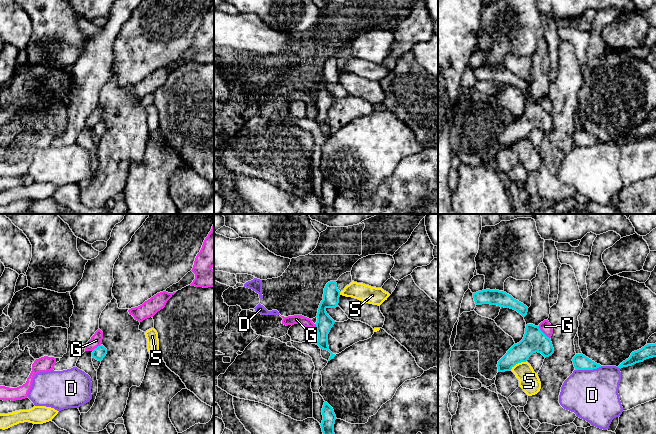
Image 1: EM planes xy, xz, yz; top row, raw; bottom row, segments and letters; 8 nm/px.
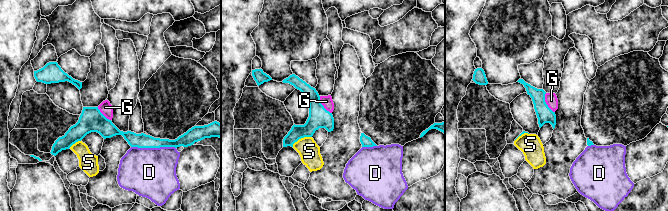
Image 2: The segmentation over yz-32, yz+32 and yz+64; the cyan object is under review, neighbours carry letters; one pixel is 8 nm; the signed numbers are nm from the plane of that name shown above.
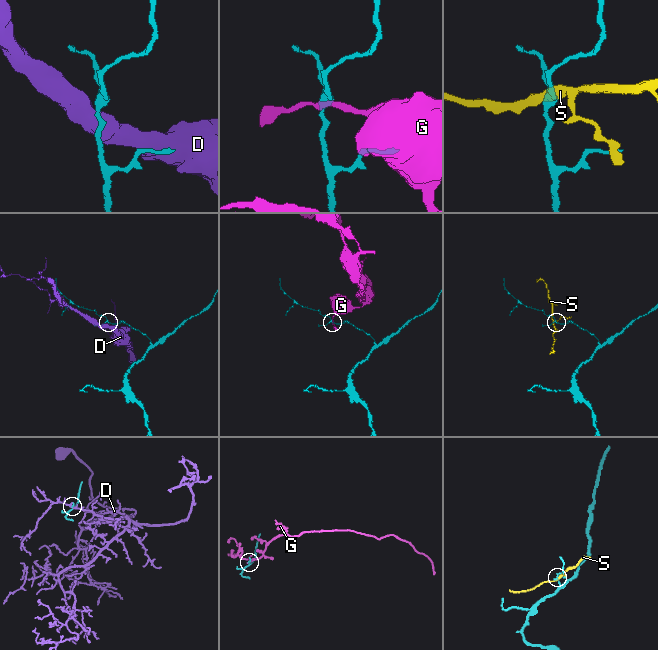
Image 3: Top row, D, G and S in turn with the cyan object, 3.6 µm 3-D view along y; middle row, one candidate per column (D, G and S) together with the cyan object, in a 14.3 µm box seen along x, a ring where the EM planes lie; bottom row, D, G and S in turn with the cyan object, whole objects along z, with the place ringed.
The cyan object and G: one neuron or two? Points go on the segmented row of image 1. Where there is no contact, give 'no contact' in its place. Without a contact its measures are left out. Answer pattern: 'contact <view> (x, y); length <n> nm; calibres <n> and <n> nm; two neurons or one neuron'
contact yz (542, 332); length 140 nm; calibres 190 and 90 nm; two neurons

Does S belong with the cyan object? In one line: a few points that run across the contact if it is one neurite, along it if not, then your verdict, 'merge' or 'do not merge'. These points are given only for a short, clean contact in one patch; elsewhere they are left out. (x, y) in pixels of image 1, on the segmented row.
line yz (526, 360), (516, 363), (510, 369); do not merge

